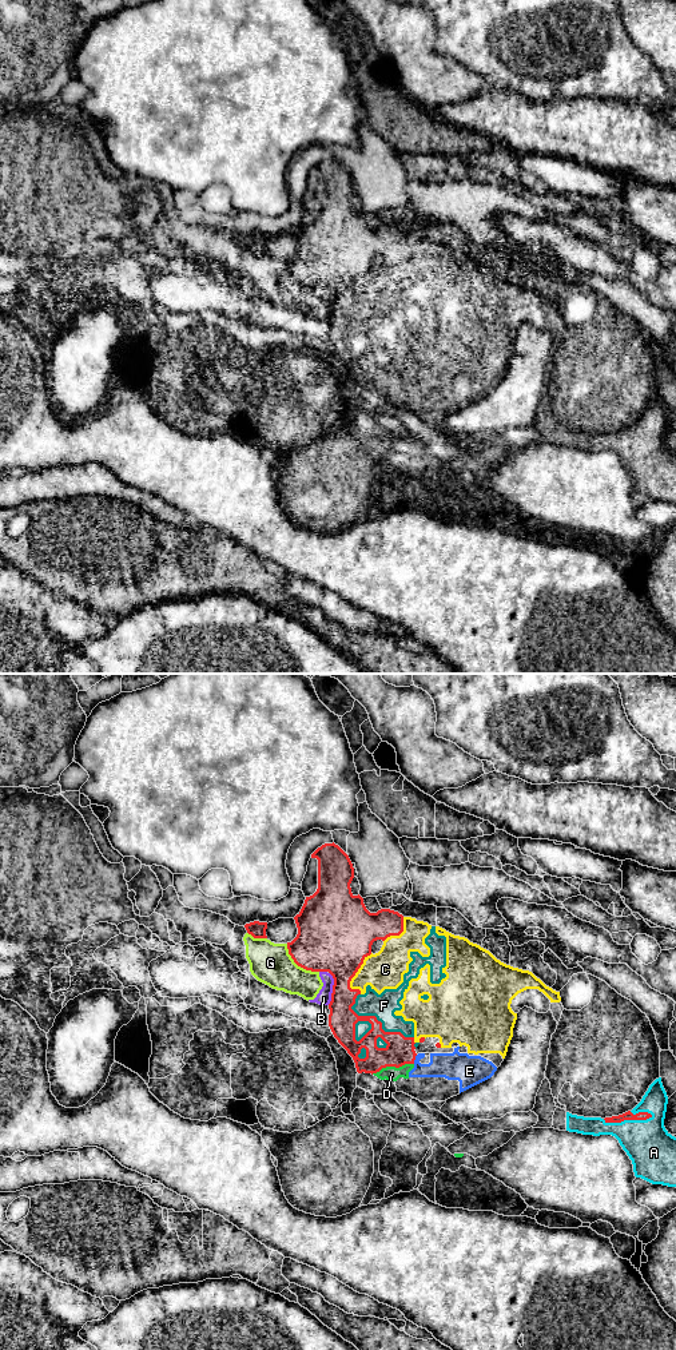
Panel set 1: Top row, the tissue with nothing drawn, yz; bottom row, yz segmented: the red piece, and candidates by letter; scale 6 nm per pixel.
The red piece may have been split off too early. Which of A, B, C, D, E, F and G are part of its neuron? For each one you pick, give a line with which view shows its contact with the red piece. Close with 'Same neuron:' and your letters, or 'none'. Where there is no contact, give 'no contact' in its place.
A: contact in yz
C: contact in yz
D: contact in yz
E: contact in yz
F: contact in yz
Same neuron: A, C, D, E, F

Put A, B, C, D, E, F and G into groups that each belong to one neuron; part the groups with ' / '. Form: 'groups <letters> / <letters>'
groups A C D E F / B G

